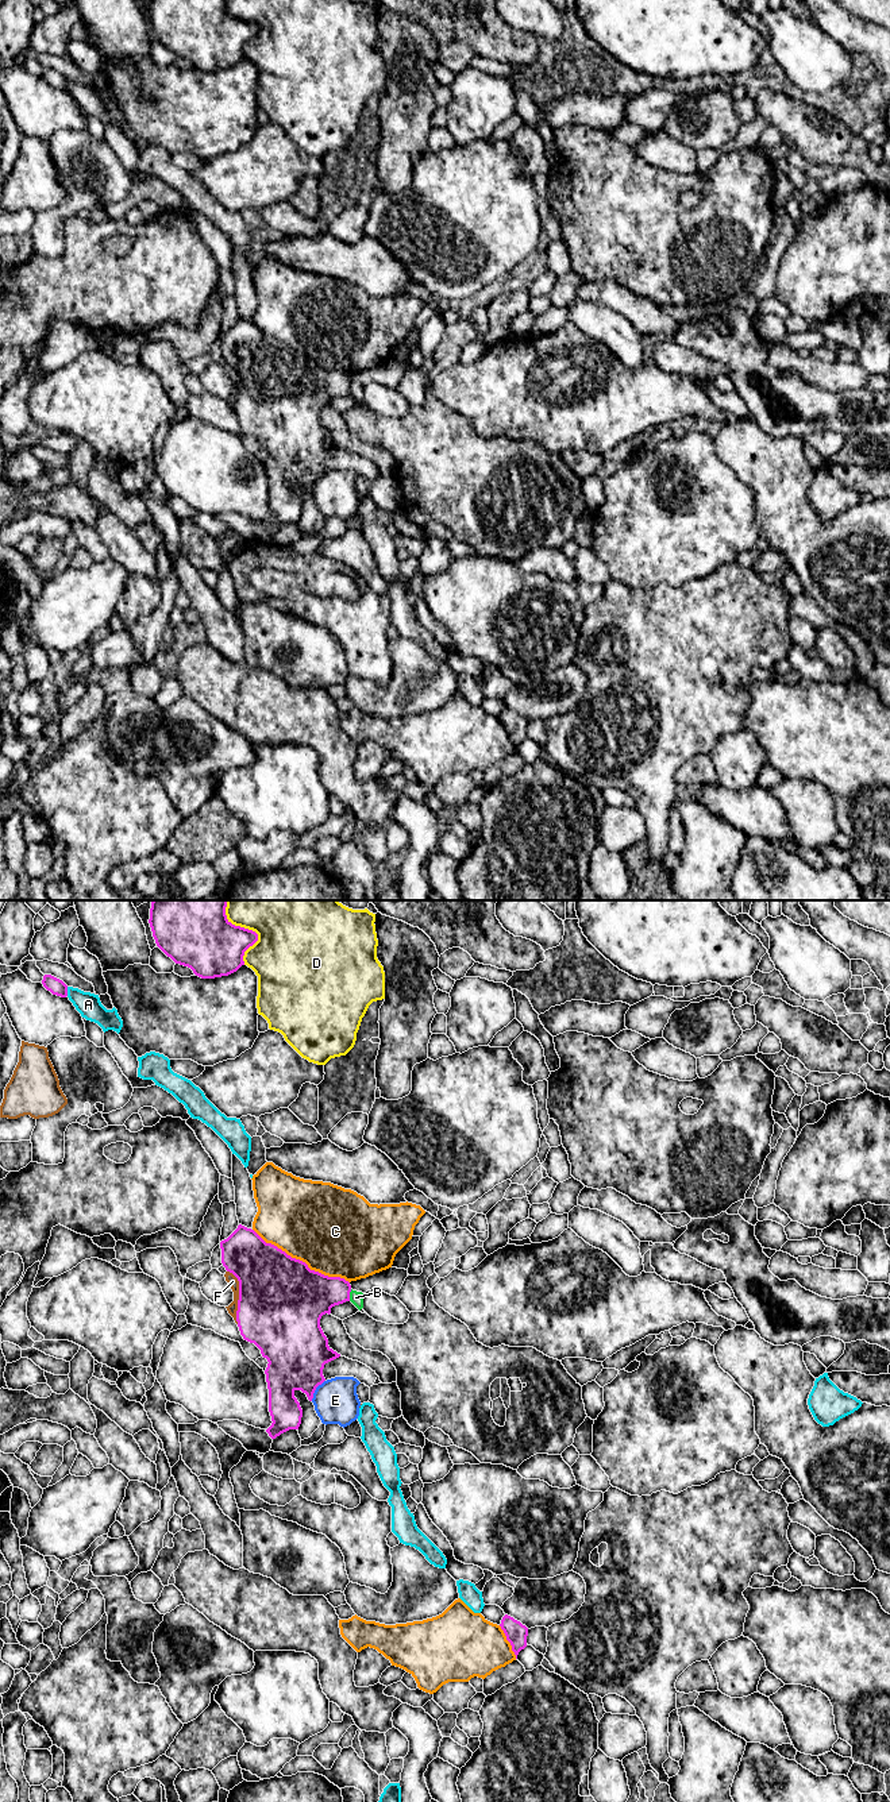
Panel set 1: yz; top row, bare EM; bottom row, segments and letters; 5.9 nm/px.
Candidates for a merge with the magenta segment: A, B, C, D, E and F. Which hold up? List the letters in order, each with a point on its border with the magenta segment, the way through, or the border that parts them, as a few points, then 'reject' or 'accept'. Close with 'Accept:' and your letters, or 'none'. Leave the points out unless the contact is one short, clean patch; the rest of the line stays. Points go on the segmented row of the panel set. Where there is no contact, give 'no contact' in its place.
A: contact yz (66, 991); reject
B: contact yz (349, 1295); border yz (351, 1289), (349, 1300); reject
C: contact yz (301, 1261); reject
D: contact yz (247, 929); reject
E: contact yz (315, 1389); reject
F: contact yz (239, 1296); reject
Accept: none

